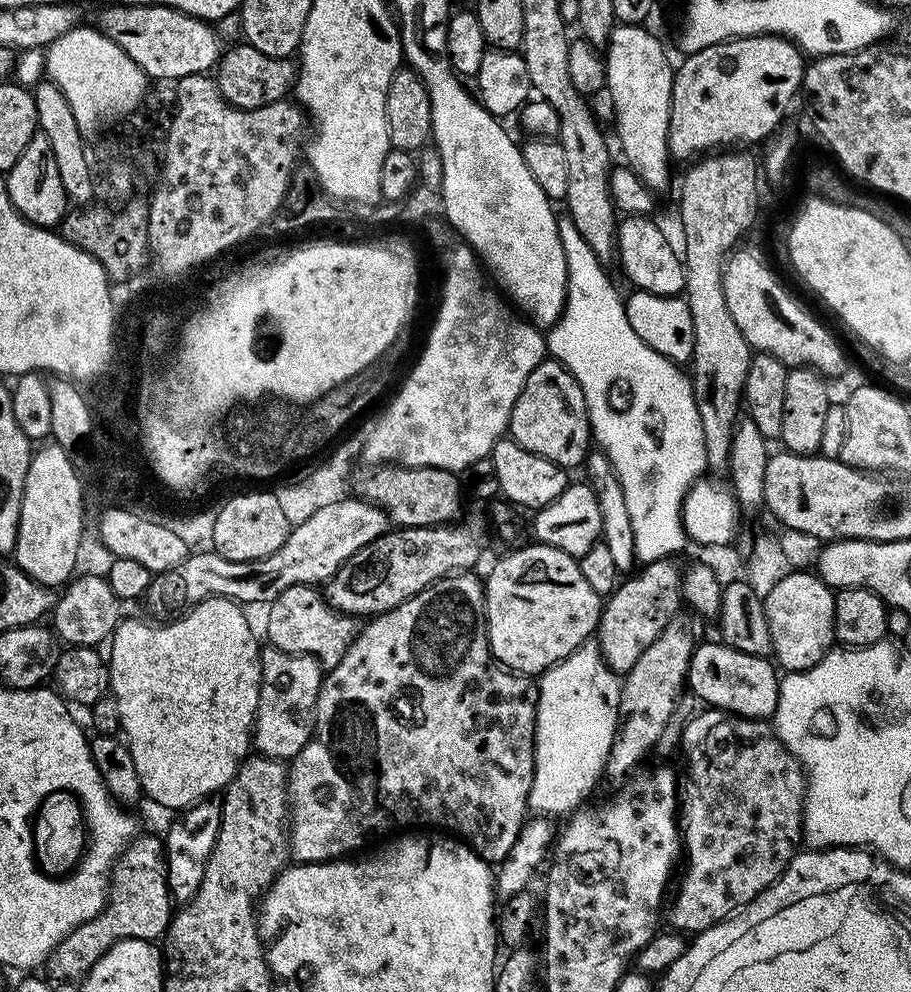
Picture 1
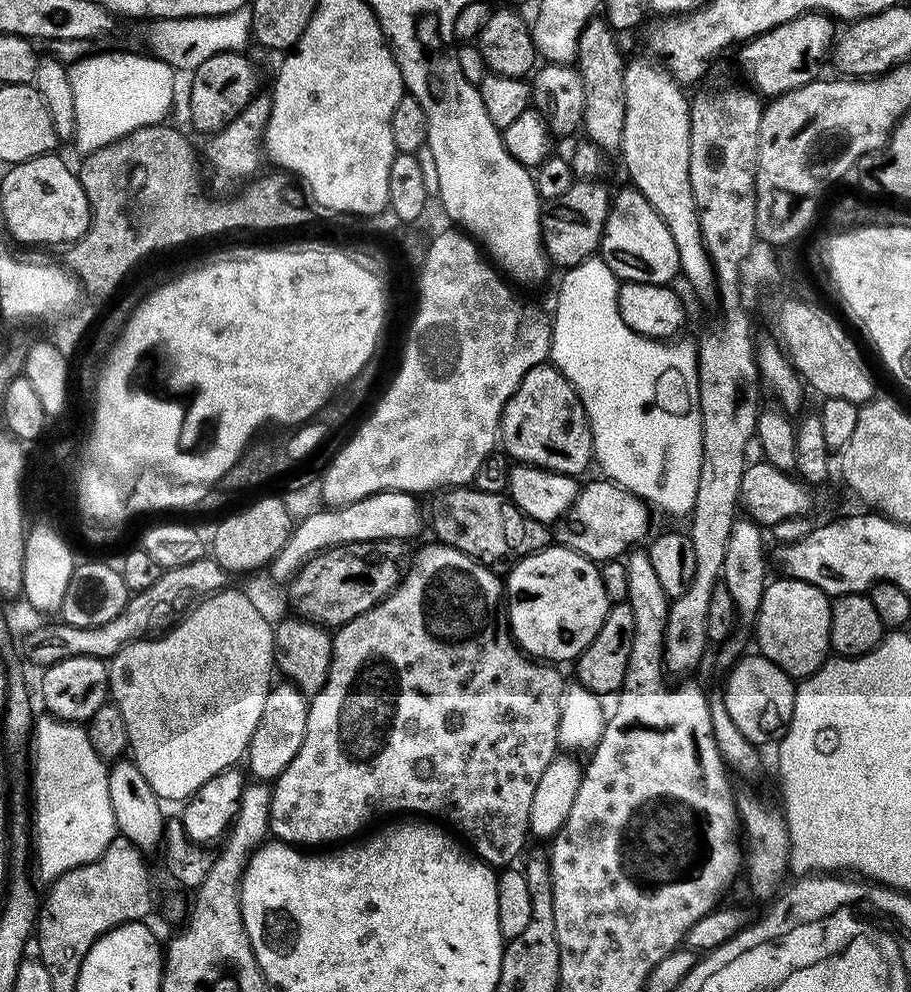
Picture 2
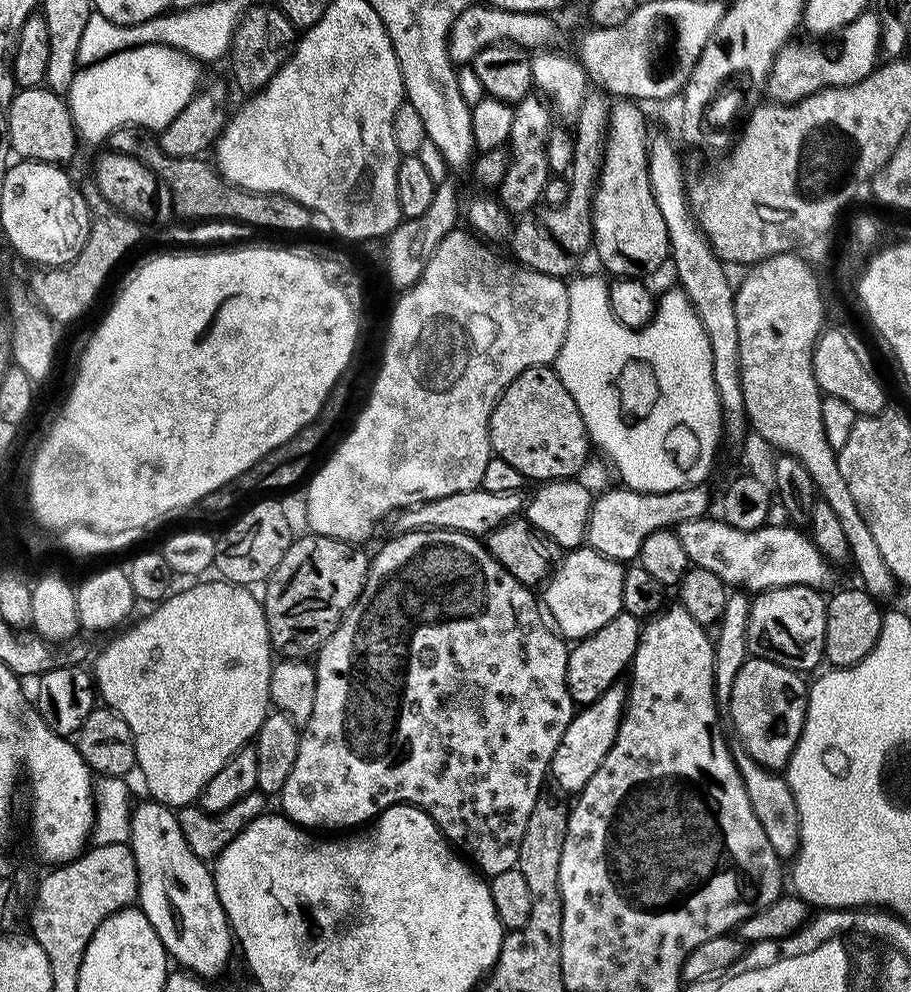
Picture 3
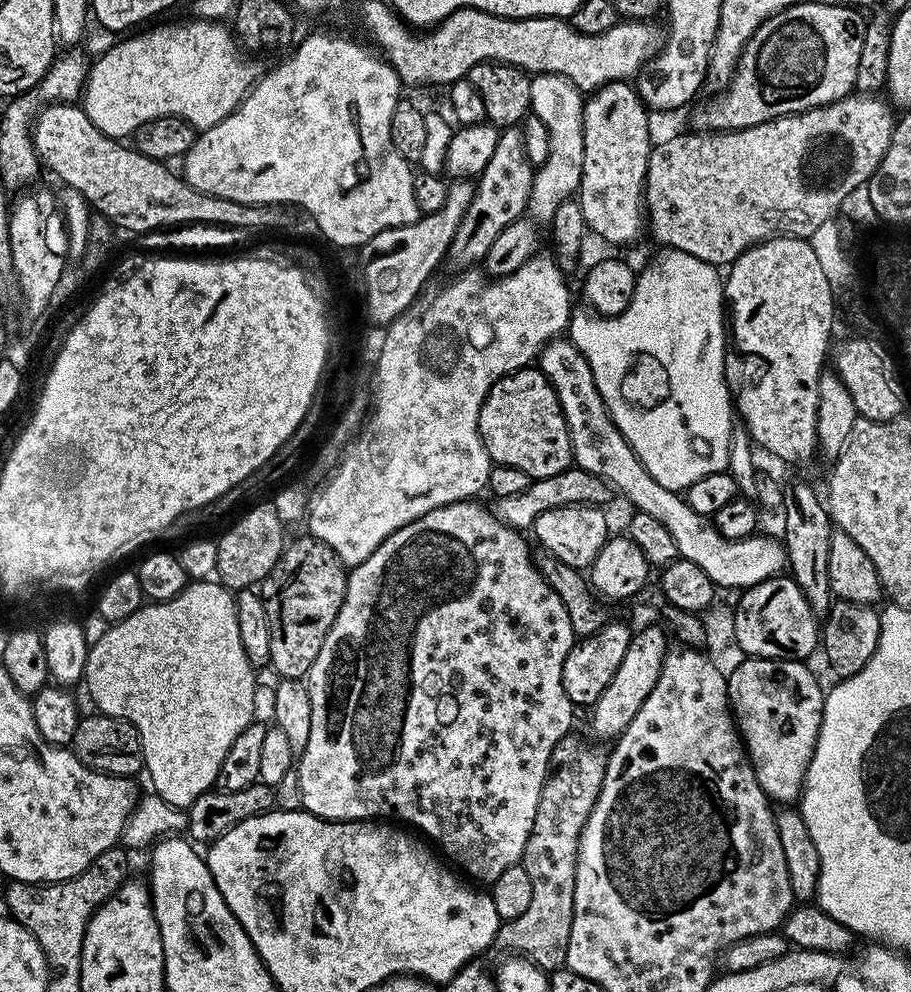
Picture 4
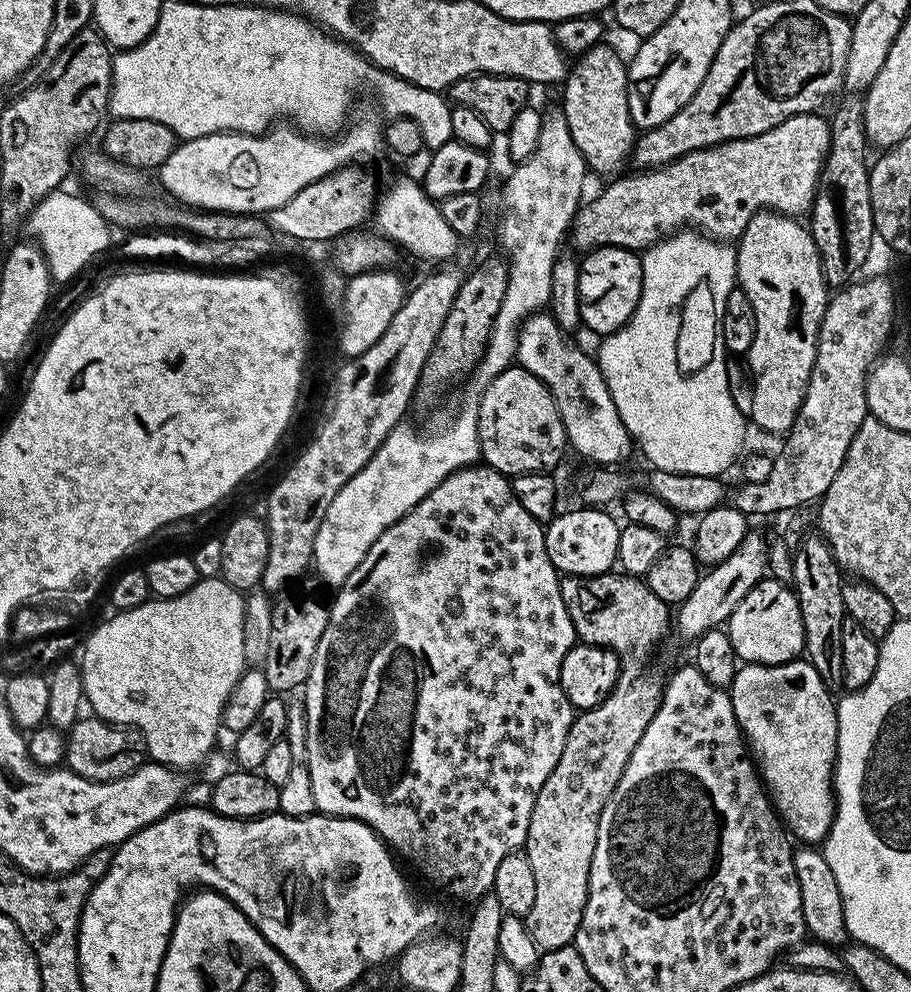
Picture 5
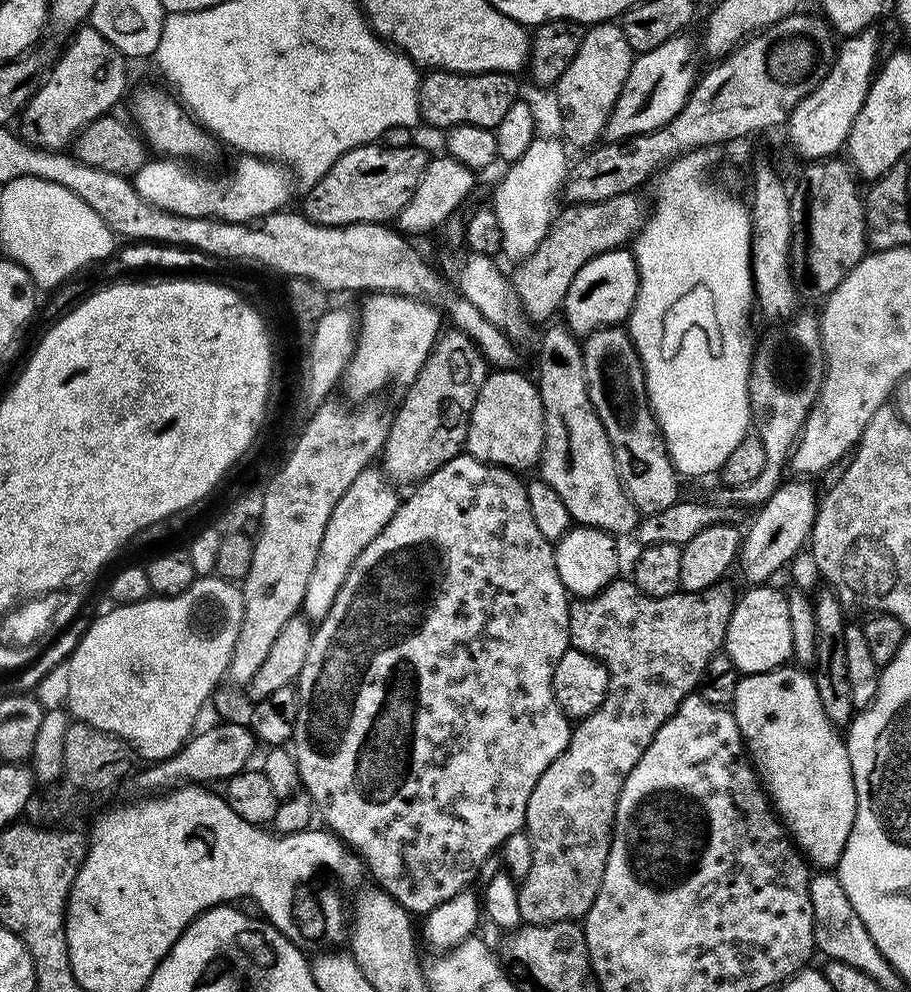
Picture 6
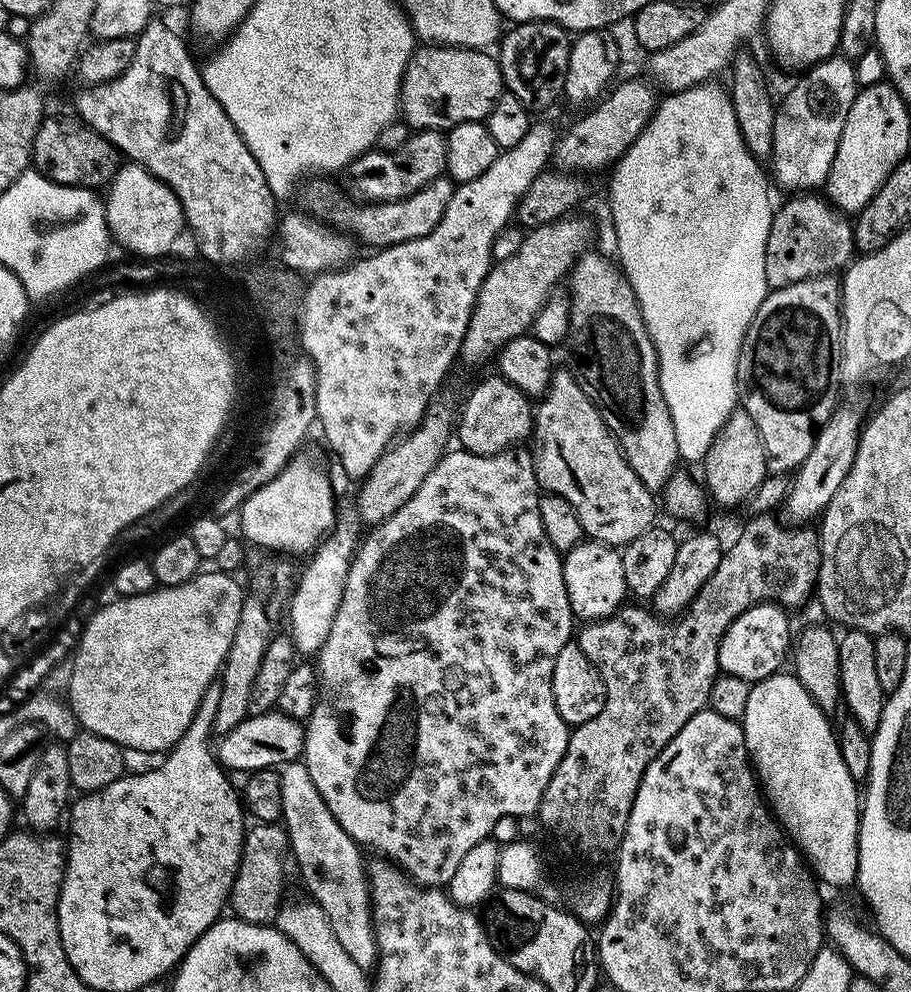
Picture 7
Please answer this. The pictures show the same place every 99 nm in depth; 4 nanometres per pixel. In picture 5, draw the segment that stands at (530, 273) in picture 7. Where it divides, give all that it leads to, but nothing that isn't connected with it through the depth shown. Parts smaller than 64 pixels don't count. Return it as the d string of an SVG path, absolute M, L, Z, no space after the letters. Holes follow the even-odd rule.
M805 114L803 116L791 116L789 120L787 120L786 122L782 122L778 126L774 126L774 130L766 130L766 134L758 134L754 138L746 138L745 140L731 140L730 142L726 142L725 144L719 144L718 146L714 146L713 148L703 148L702 150L698 150L697 152L691 152L690 154L686 154L682 158L678 158L674 162L670 162L669 164L667 164L666 166L662 166L661 168L649 168L647 170L640 170L637 171L635 174L632 174L636 176L621 175L619 178L616 178L616 179L621 178L621 180L613 179L611 182L608 182L608 183L613 182L613 184L606 185L604 188L604 193L602 193L601 196L594 197L593 200L589 202L589 204L588 201L581 203L580 207L577 208L576 216L573 217L572 224L570 227L570 240L572 236L573 242L576 243L578 247L584 248L583 250L595 250L598 248L629 248L629 250L631 250L632 252L639 253L641 250L647 250L651 248L652 245L654 244L659 244L661 240L681 231L681 229L683 229L685 226L691 226L693 229L699 230L701 233L707 234L709 237L715 238L717 241L720 242L735 241L746 230L746 226L750 222L750 218L752 217L752 215L758 211L761 211L761 209L771 210L773 212L783 212L784 215L786 216L795 216L797 218L803 217L802 215L803 212L805 215L805 213L807 213L809 209L811 209L812 202L813 200L815 200L817 191L821 187L822 173L824 170L824 160L828 156L828 146L831 143L832 143L832 133L830 131L830 124L829 121L825 119L825 117L823 120L823 118L820 117L820 114Z

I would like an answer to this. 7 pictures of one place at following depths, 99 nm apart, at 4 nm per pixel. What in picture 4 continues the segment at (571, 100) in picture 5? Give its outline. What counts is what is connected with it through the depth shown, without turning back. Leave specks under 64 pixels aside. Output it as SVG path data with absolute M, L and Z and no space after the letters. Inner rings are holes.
M627 81L604 84L591 93L583 110L584 157L578 201L587 224L587 231L597 232L608 244L632 244L646 228L644 203L644 179L648 173L648 156L653 146L650 142L649 113L640 101L636 89Z

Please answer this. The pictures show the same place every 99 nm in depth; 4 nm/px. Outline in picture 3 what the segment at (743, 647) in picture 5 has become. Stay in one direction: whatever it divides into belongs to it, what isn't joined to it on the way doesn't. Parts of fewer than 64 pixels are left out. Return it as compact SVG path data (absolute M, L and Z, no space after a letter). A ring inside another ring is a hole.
M805 584L755 593L748 619L749 653L801 674L808 674L811 668L819 669L826 638L826 600L820 595L817 589L807 588Z

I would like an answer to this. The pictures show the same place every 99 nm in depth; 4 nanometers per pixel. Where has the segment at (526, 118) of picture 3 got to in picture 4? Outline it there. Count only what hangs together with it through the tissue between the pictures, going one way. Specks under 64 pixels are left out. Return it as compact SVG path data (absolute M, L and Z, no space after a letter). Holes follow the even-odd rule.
M519 127L505 128L498 138L498 146L494 149L494 155L490 162L486 162L486 170L482 170L475 181L475 192L472 201L465 210L465 216L454 234L452 245L449 246L447 259L461 260L464 266L472 266L475 262L483 261L484 255L494 243L494 238L506 226L510 226L515 220L525 215L534 166L526 158L524 139Z

